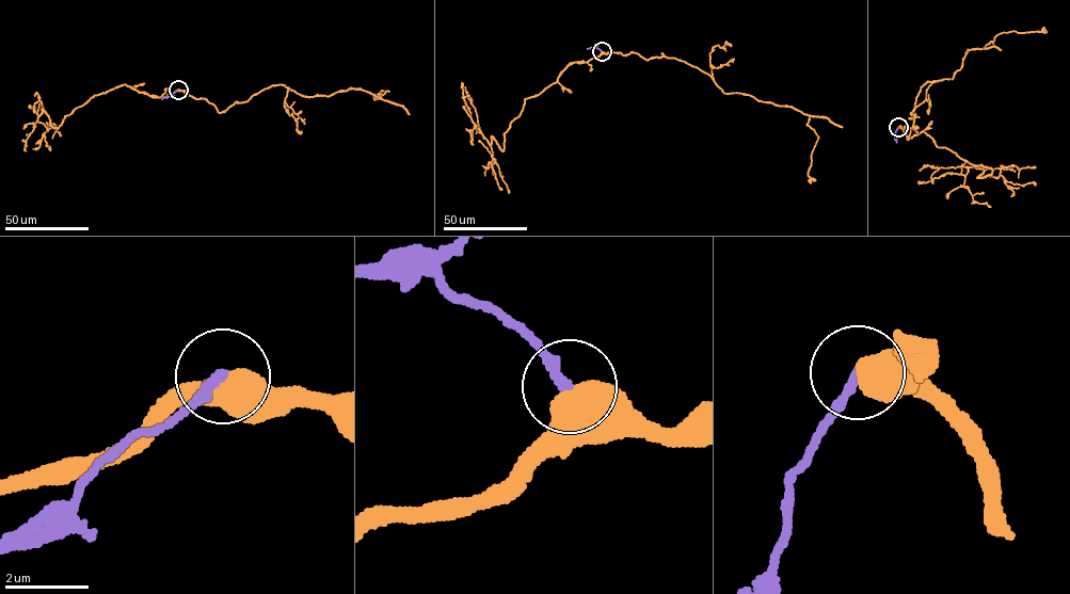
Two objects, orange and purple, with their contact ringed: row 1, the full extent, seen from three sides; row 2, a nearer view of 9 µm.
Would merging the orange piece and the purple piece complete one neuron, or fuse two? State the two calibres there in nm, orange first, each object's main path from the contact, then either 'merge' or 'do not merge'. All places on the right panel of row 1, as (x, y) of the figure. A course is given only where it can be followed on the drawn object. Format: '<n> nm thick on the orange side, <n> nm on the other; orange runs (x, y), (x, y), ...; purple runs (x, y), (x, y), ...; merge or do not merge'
700 nm thick on the orange side, 240 nm on the other; orange runs (898, 127), (916, 131), (912, 118), (921, 87), (953, 78), (969, 49), (984, 48), (1002, 32), (1044, 27); purple runs (898, 127), (896, 143); do not merge

